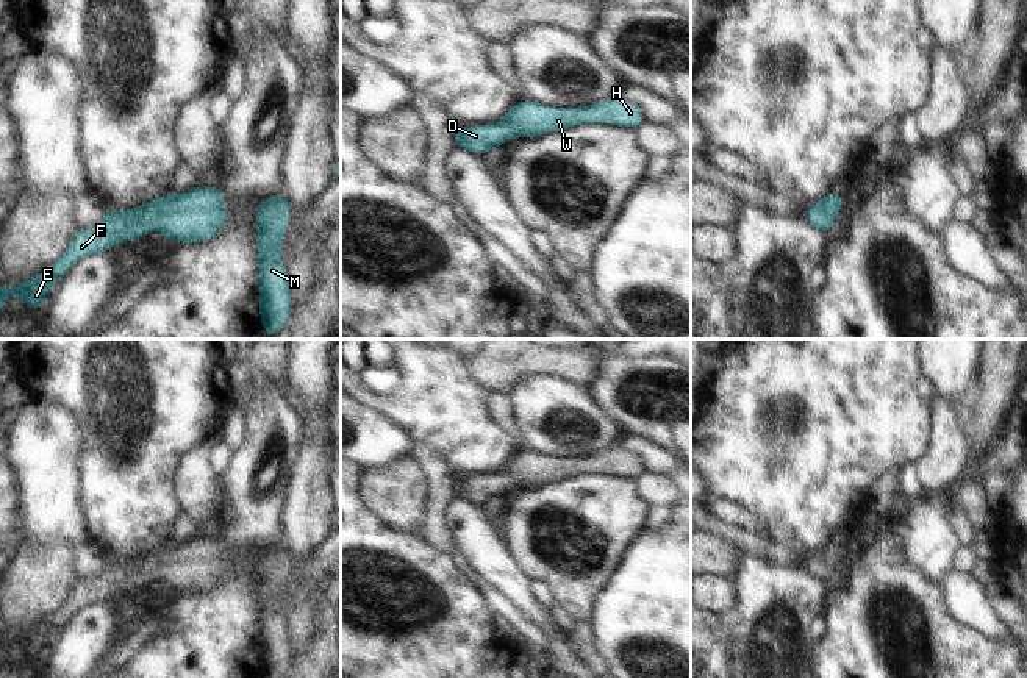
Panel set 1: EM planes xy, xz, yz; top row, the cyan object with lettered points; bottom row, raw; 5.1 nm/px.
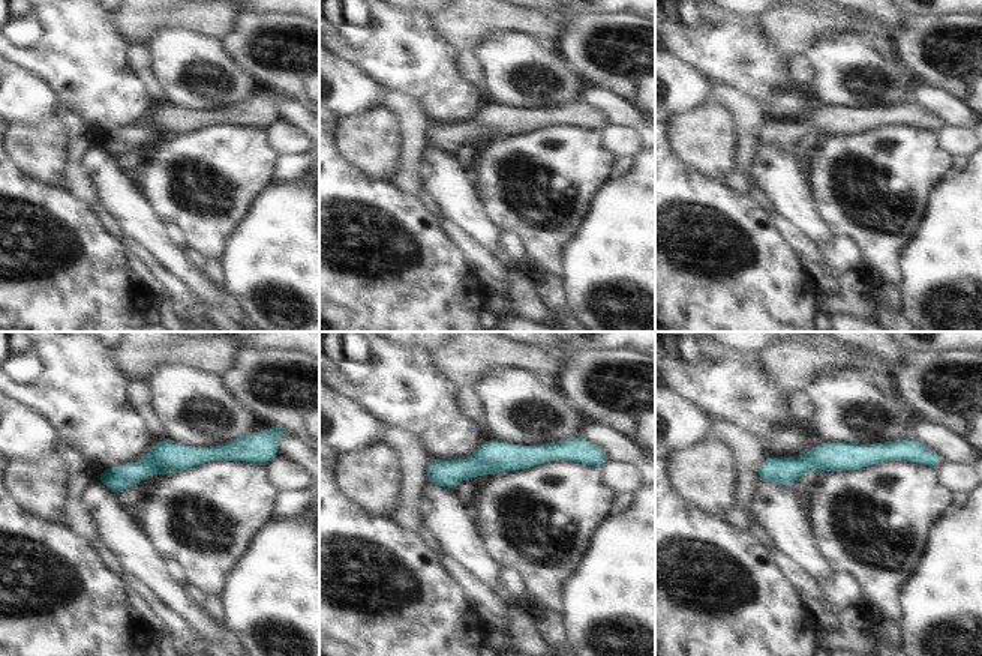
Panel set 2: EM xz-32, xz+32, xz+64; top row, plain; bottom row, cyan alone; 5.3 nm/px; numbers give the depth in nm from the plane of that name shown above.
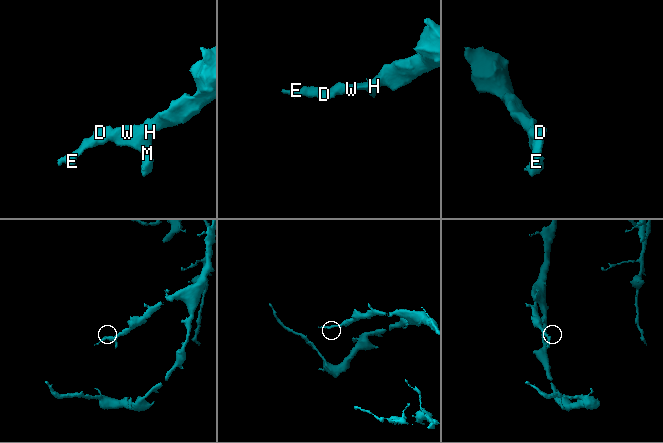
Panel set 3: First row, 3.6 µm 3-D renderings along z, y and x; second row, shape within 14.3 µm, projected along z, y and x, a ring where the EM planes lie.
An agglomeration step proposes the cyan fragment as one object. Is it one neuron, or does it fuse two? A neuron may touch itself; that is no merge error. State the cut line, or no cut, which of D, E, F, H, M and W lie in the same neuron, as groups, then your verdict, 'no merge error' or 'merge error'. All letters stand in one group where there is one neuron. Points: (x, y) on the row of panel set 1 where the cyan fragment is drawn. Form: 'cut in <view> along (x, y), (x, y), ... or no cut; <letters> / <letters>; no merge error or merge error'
no cut; D E F H M W; no merge error

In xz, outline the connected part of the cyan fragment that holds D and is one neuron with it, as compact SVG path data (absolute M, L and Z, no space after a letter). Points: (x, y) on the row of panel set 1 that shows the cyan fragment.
M519 98L517 103L497 122L478 127L458 127L453 147L475 155L486 155L513 137L535 137L555 133L578 123L607 123L635 130L644 122L641 109L628 100L611 98L577 108L549 108L536 102Z

